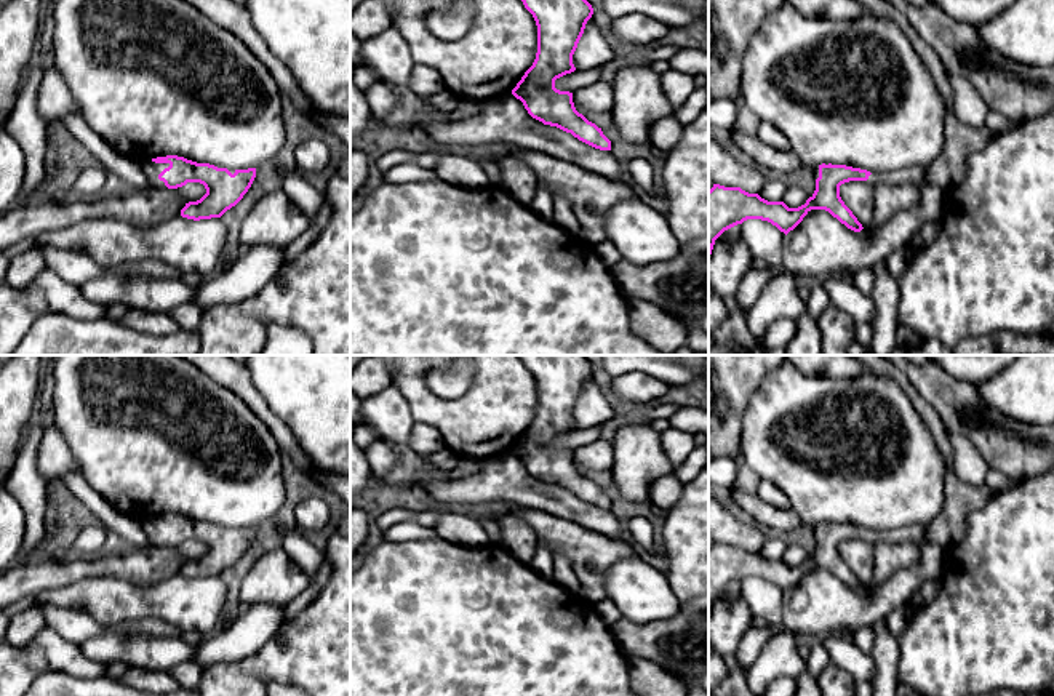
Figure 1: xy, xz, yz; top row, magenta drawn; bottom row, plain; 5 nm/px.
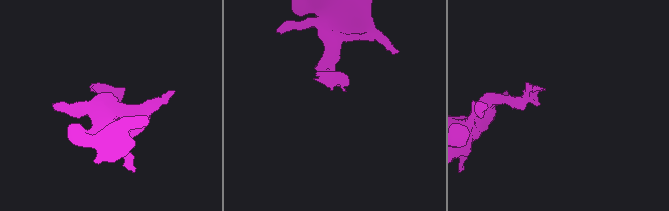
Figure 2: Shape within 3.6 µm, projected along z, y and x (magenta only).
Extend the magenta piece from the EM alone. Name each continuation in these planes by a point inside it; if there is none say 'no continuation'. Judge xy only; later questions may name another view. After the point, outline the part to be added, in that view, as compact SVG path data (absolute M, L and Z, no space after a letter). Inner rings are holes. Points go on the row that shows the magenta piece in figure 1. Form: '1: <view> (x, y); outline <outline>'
1: xy (151, 168); outline M152 160L142 162L144 174L147 176L149 182L158 189L166 189L165 182L158 179L158 174L168 166L170 163L155 163Z

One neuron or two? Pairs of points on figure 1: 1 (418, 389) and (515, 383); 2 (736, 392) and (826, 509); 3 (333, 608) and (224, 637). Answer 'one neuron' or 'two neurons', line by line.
1: one neuron
2: two neurons
3: two neurons

